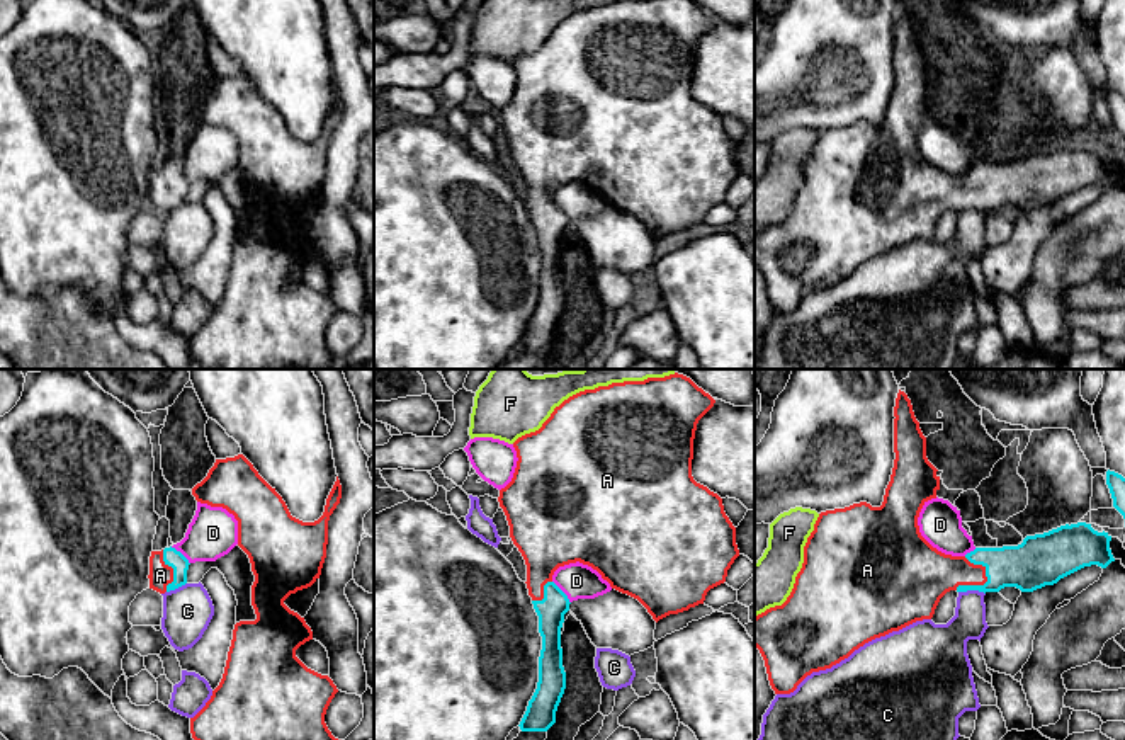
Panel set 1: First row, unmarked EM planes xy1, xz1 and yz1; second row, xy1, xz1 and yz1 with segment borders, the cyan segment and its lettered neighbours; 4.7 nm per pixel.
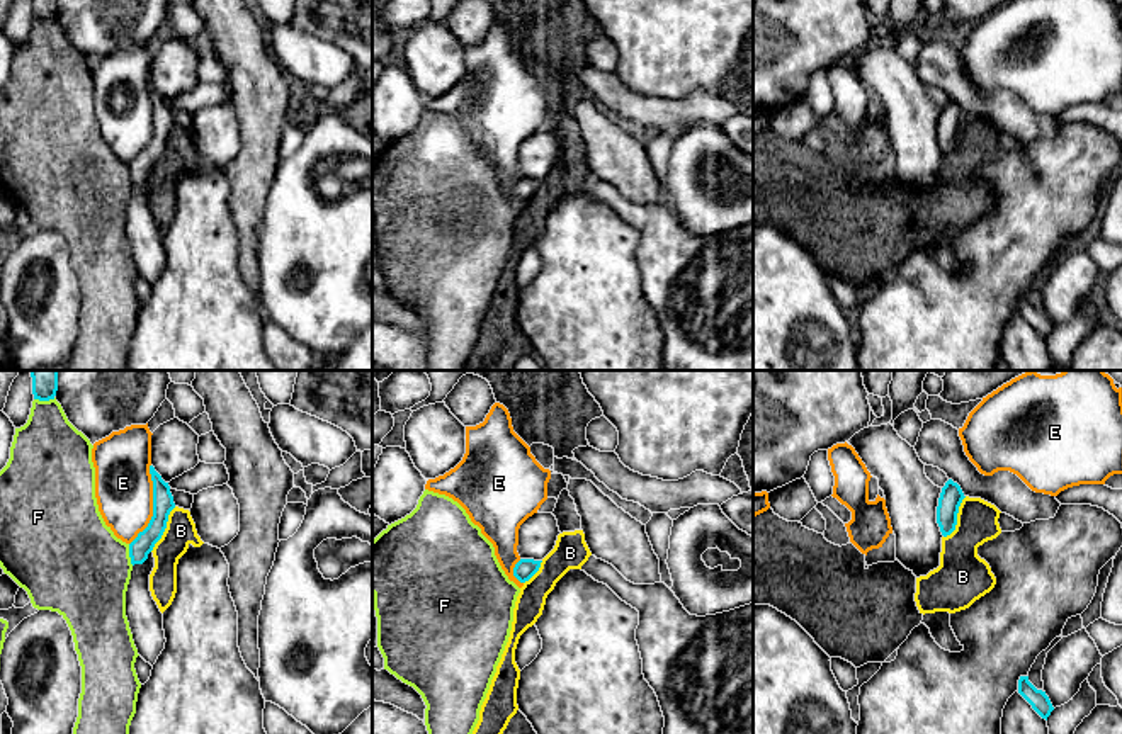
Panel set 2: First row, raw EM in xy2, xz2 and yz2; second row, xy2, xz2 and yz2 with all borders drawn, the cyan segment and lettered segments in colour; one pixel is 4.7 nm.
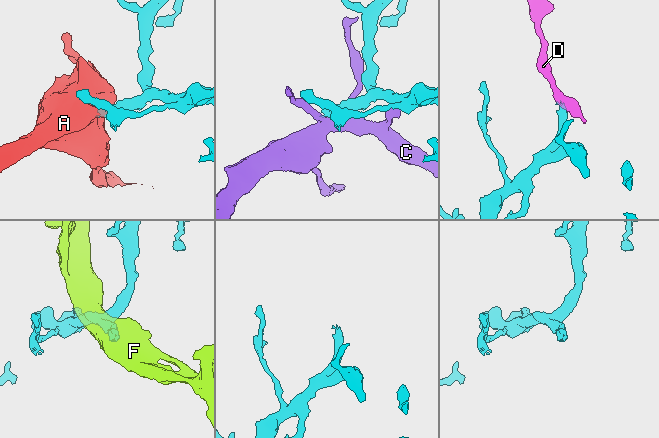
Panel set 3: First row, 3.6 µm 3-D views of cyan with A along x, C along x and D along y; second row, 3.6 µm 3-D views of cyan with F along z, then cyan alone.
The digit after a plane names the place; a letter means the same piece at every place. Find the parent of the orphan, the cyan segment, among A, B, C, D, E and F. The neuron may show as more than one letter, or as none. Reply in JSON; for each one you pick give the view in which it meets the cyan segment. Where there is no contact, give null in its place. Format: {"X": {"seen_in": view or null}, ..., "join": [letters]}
{"A": {"seen_in": "yz1"}, "join": ["A"]}

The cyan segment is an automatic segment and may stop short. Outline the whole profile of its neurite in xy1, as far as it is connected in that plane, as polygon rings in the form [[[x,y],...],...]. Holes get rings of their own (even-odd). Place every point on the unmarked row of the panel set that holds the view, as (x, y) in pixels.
[[[175,167],[151,170],[150,208],[165,213],[187,202],[189,179]]]

